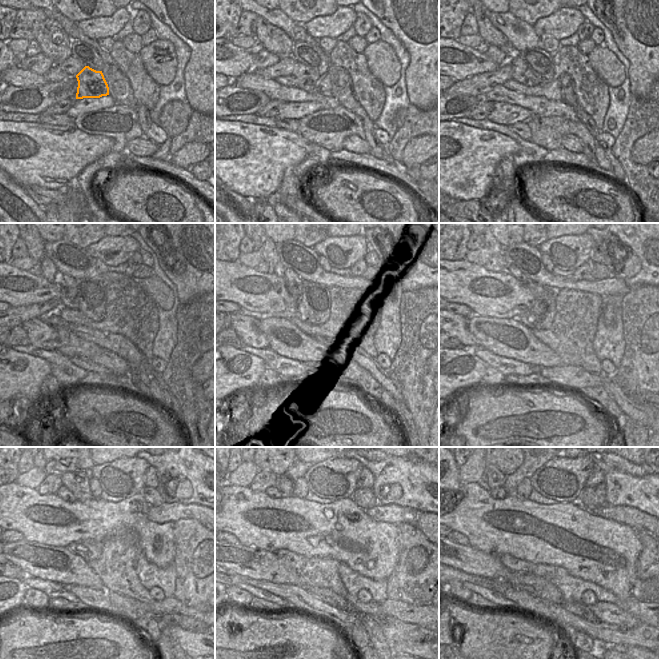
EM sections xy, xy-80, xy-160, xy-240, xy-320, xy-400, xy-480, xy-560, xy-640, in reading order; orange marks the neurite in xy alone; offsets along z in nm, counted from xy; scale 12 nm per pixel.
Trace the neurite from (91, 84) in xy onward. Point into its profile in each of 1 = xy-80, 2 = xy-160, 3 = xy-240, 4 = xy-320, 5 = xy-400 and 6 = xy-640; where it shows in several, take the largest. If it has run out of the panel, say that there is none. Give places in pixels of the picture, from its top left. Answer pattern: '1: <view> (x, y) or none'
1: xy-80 (308, 80)
2: xy-160 (521, 73)
3: xy-240 (67, 284)
4: xy-320 (295, 285)
5: xy-400 (512, 269)
6: xy-640 (498, 493)

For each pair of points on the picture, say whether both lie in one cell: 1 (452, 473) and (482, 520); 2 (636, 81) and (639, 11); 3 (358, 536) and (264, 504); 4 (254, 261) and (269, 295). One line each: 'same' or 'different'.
1: different
2: same
3: same
4: different

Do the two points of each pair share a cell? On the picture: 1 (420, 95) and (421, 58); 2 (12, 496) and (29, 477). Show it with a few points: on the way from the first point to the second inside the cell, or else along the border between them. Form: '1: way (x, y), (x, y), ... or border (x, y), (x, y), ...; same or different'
1: way (421, 86), (421, 67); same
2: border (14, 481), (35, 489); different

